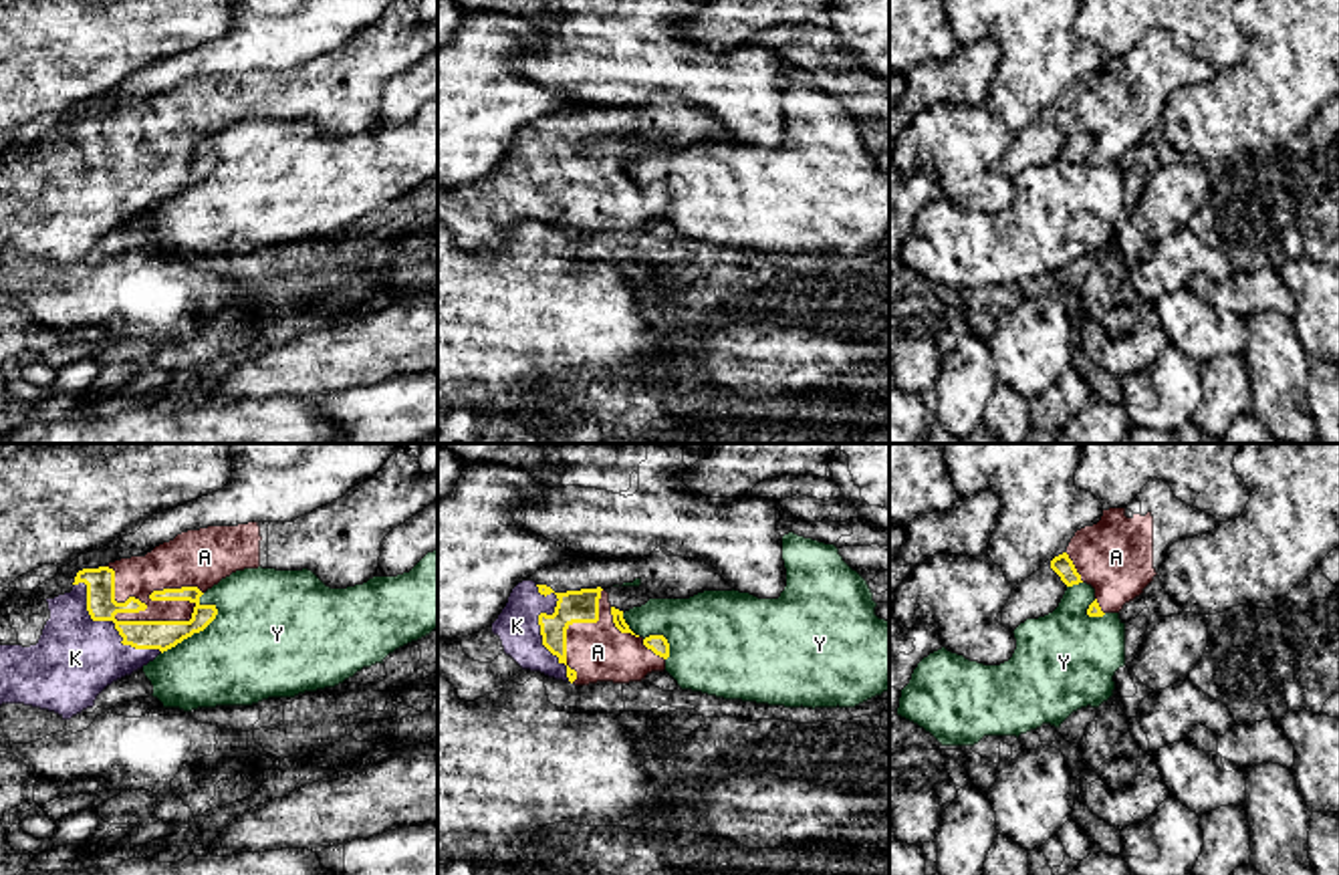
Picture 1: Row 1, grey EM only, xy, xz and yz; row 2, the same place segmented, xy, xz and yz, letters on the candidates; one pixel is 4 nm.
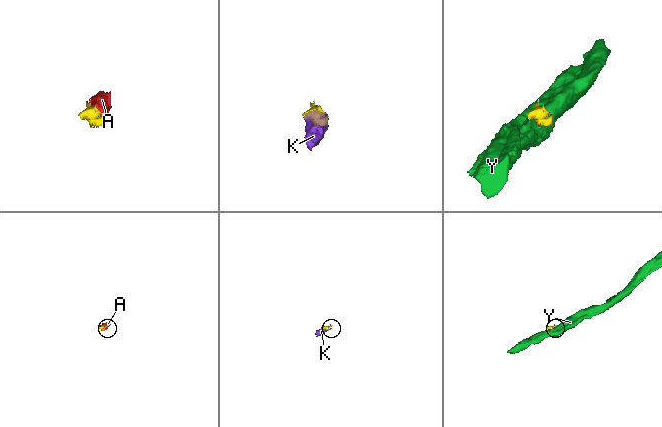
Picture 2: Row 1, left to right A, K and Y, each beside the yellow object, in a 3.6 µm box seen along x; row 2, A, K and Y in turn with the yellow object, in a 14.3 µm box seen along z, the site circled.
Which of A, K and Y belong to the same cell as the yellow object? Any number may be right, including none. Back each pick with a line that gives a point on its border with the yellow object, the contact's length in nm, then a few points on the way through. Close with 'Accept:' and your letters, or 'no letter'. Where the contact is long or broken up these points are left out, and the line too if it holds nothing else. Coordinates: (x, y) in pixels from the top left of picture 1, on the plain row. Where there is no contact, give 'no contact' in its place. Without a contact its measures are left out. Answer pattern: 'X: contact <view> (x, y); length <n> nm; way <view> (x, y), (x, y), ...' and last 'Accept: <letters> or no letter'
A: contact xy (126, 160); length 400 nm
K: contact xz (539, 170); length 400 nm
Accept: A, K

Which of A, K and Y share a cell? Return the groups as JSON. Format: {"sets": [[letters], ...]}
{"sets": [["A", "K"], ["Y"]]}

